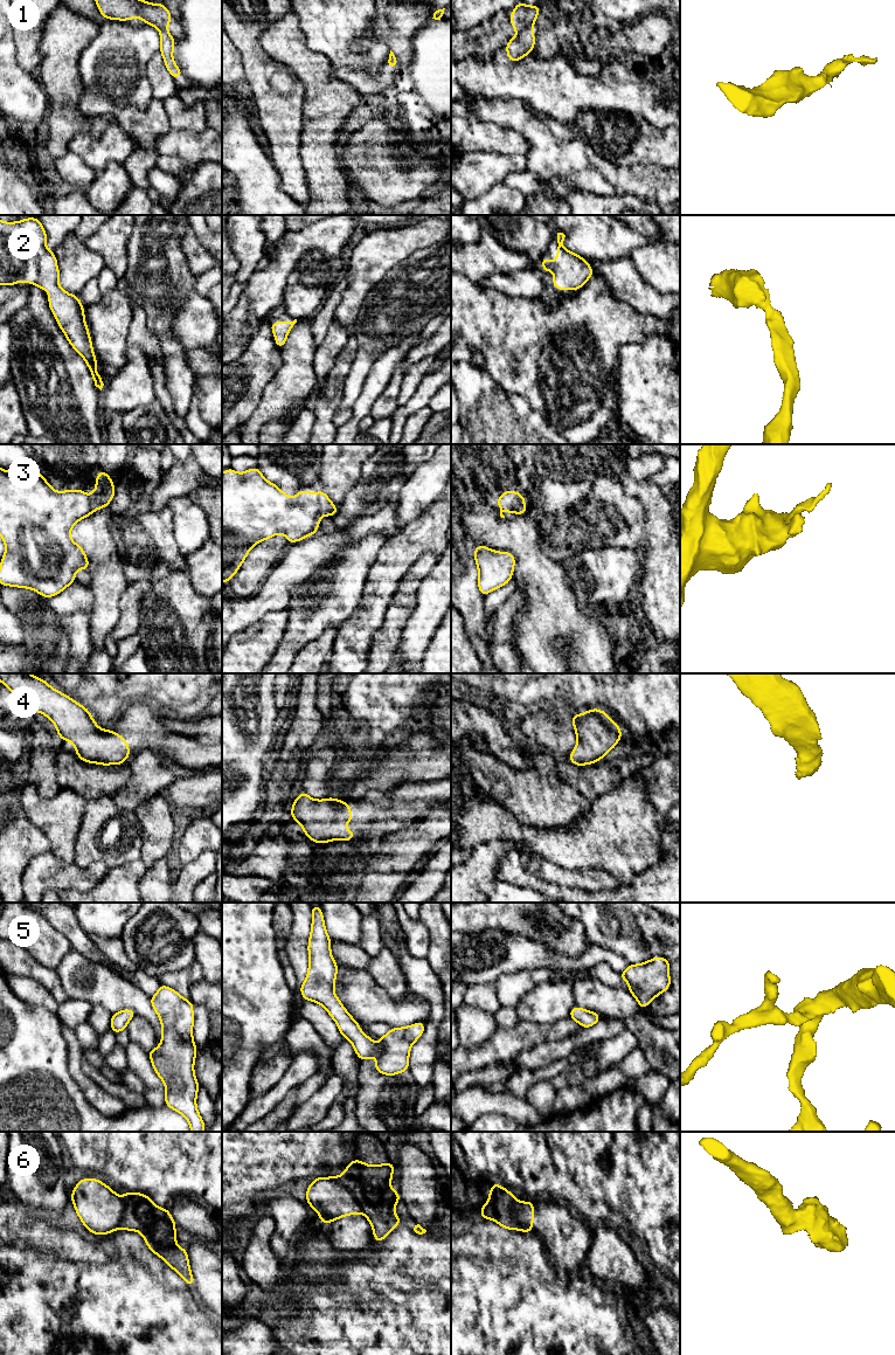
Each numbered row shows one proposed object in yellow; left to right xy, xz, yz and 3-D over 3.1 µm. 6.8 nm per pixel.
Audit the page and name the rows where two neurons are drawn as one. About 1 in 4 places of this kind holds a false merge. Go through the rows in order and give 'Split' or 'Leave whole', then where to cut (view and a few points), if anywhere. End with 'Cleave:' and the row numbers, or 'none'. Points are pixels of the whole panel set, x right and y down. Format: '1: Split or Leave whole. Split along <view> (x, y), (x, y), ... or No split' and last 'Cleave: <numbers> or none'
1: Split. Split along yz (532, 28), (518, 32)
2: Leave whole. No split
3: Leave whole. No split
4: Leave whole. No split
5: Leave whole. No split
6: Split. Split along xz (332, 1177), (351, 1193), (362, 1211)
Cleave: 1, 6

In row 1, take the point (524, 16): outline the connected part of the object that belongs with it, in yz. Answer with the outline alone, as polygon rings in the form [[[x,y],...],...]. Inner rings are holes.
[[[518,2],[514,11],[509,14],[511,25],[516,32],[523,30],[526,28],[533,29],[539,13],[540,5],[527,6],[522,2]]]

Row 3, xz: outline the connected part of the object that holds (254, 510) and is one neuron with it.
[[[228,468],[222,473],[222,583],[228,582],[236,574],[256,544],[278,533],[283,533],[290,544],[297,542],[318,532],[321,516],[333,517],[338,509],[319,488],[314,496],[310,490],[300,490],[296,497],[291,498],[276,484],[268,482],[258,468],[248,469],[243,473]]]

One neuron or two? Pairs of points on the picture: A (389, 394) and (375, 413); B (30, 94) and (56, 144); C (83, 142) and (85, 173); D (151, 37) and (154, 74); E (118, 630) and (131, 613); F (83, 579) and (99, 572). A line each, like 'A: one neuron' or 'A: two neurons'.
A: one neuron
B: two neurons
C: two neurons
D: two neurons
E: one neuron
F: two neurons

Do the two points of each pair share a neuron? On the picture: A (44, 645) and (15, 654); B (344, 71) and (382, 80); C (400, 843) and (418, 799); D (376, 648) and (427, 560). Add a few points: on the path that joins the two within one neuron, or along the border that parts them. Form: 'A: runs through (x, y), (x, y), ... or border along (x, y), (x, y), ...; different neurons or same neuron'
A: border along (21, 643), (25, 648), (26, 661); different neurons
B: runs through (353, 77), (373, 80); same neuron
C: border along (427, 808), (421, 818), (388, 832), (382, 838); different neurons
D: runs through (394, 626), (395, 617), (403, 603), (410, 582); same neuron

